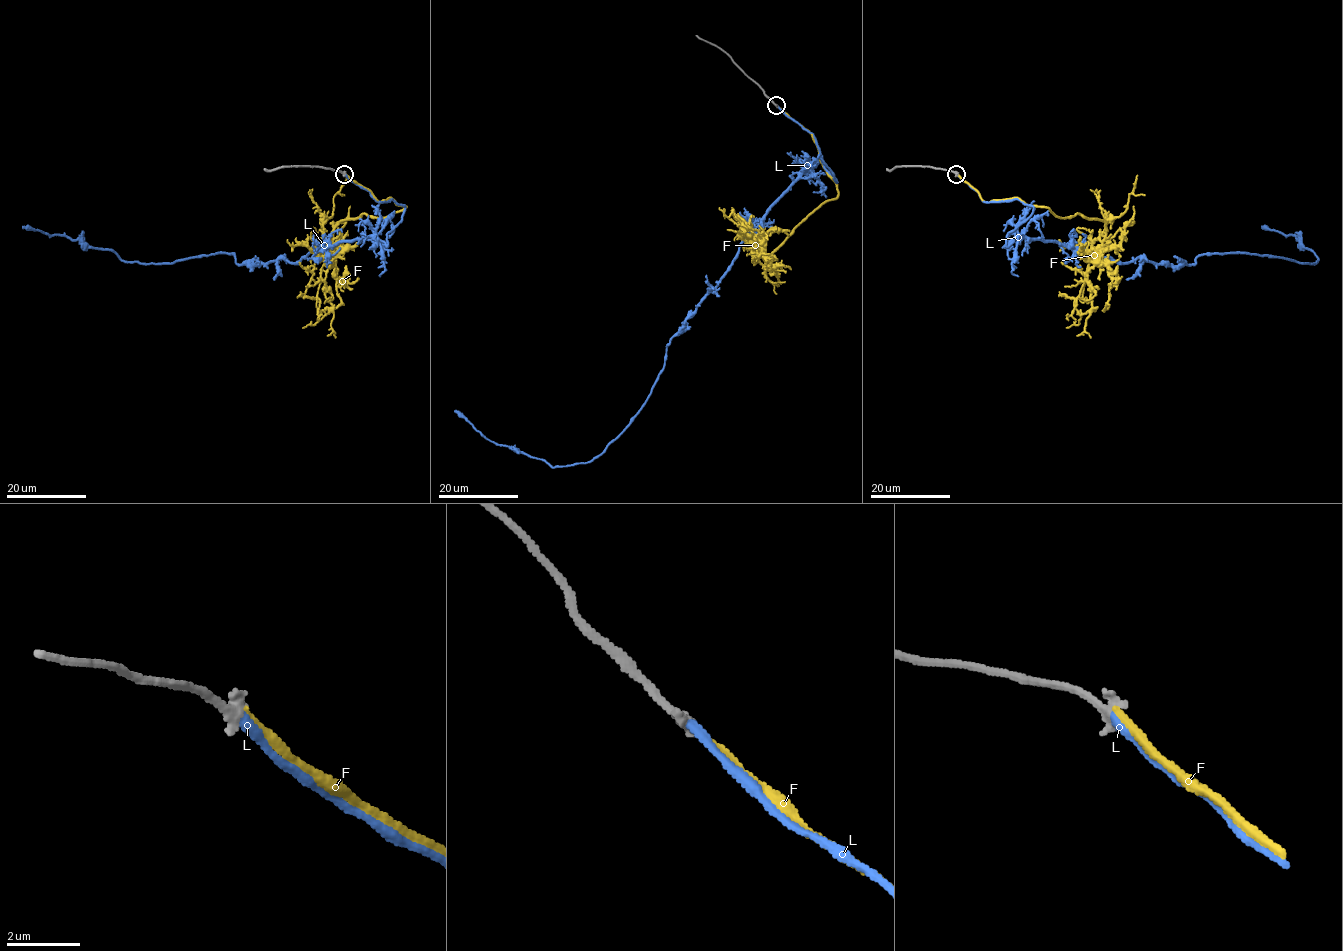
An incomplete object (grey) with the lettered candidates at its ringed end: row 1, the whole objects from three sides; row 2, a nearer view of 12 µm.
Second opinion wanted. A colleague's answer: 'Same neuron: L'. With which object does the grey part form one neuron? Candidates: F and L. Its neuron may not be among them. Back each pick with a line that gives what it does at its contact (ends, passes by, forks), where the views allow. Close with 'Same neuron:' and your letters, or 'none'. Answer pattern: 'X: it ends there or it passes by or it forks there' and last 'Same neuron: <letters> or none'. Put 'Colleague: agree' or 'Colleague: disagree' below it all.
L: it ends there
Same neuron: L
Colleague: agree

